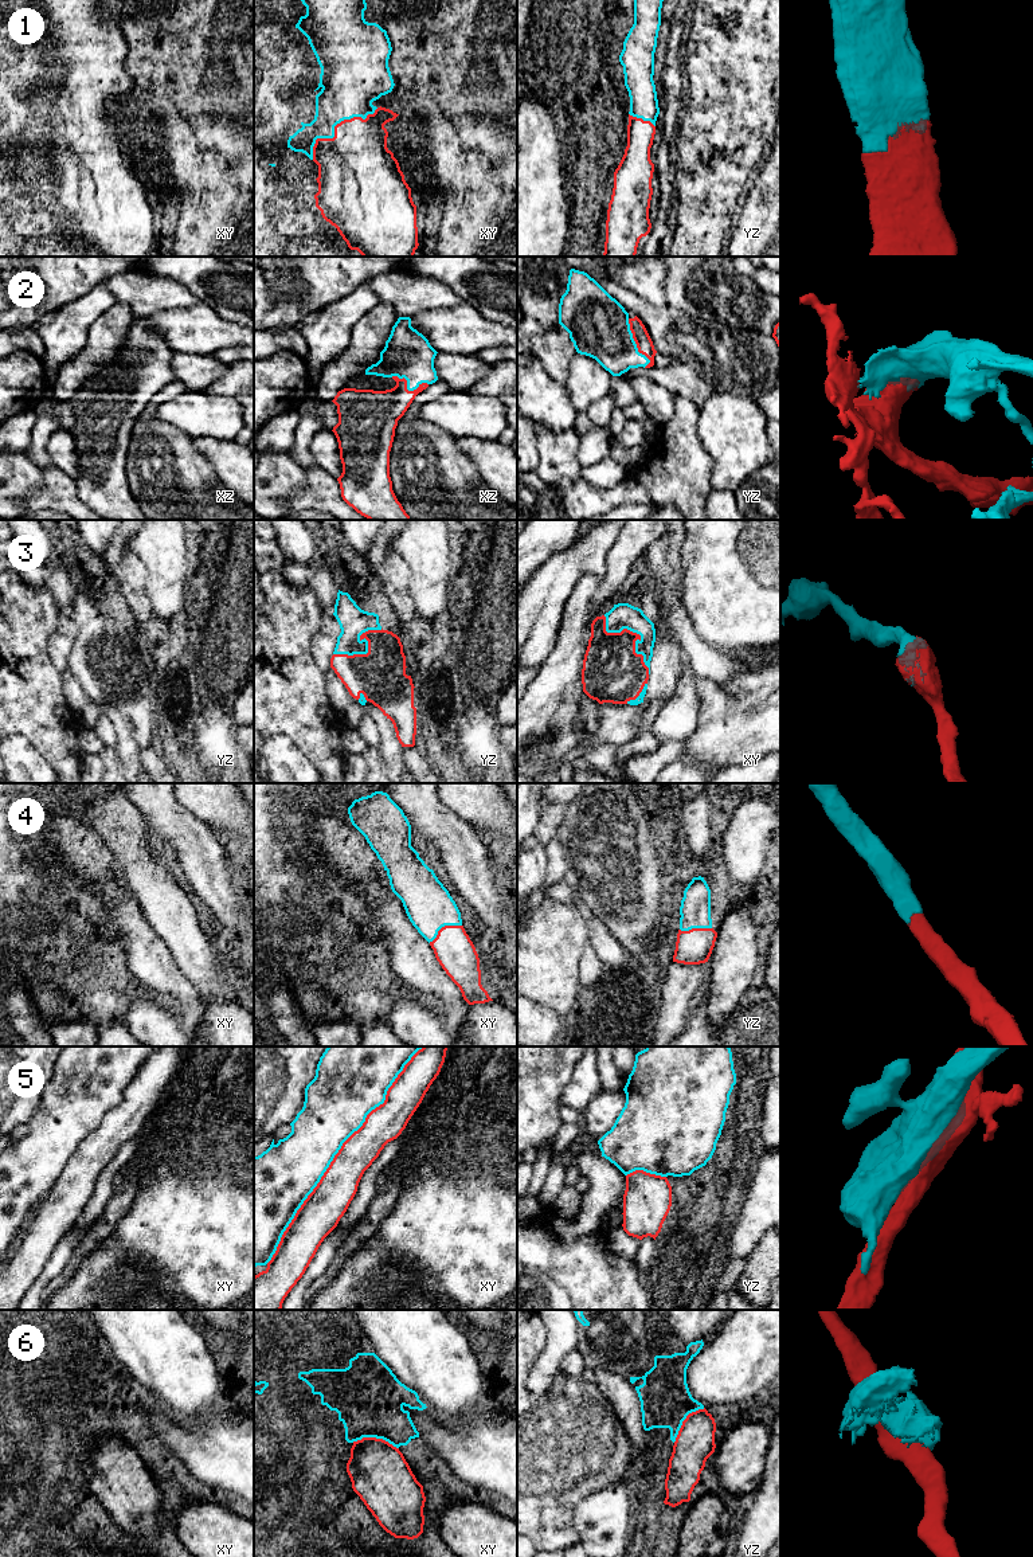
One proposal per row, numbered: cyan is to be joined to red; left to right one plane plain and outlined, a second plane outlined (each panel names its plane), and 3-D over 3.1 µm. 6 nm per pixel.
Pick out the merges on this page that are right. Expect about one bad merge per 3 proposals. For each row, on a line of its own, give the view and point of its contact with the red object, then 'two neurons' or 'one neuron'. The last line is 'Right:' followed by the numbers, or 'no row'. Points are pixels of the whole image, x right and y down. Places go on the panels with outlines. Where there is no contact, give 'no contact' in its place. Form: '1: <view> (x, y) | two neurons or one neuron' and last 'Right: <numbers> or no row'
1: xy (335, 128) | one neuron
2: yz (636, 343) | one neuron
3: xy (636, 633) | one neuron
4: xy (445, 926) | one neuron
5: xy (337, 1153) | two neurons
6: xy (375, 1438) | two neurons
Right: 1, 2, 3, 4

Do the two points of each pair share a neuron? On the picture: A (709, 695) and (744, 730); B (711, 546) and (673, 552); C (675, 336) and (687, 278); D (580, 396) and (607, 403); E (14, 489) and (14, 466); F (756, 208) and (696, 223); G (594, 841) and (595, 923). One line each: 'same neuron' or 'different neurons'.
A: same neuron
B: different neurons
C: different neurons
D: different neurons
E: same neuron
F: different neurons
G: different neurons

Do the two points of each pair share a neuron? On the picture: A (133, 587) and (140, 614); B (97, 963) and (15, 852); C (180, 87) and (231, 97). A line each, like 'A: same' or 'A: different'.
A: same
B: same
C: different

